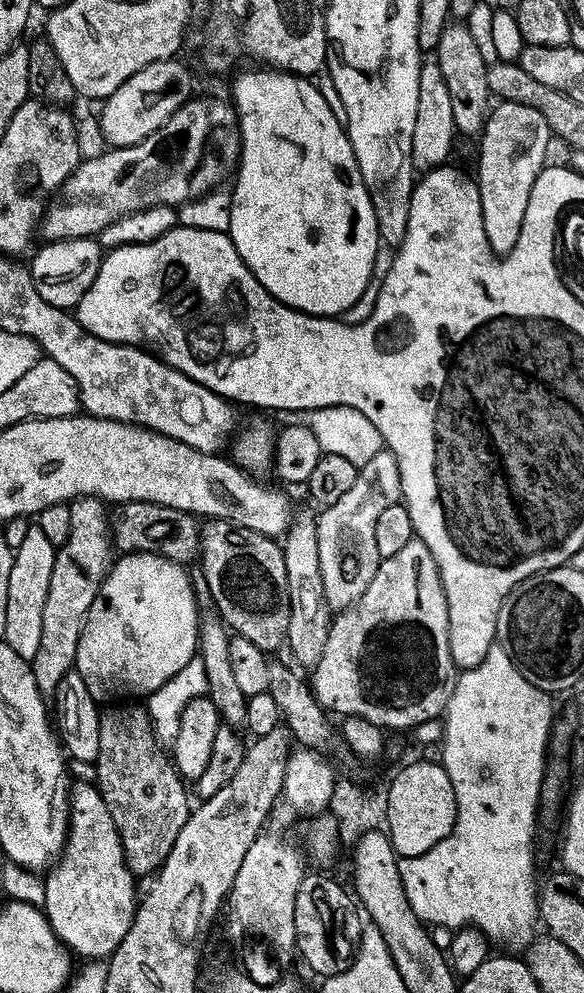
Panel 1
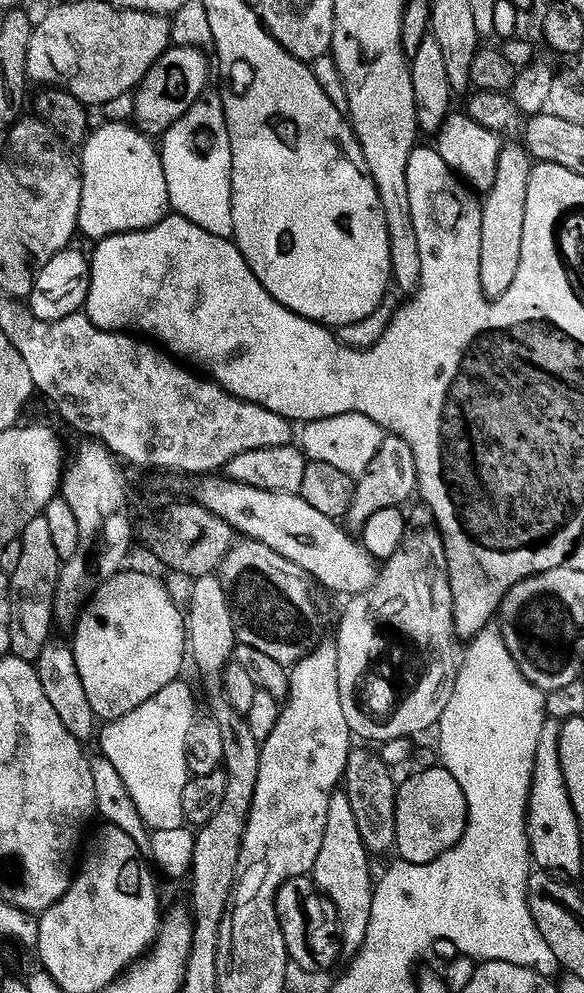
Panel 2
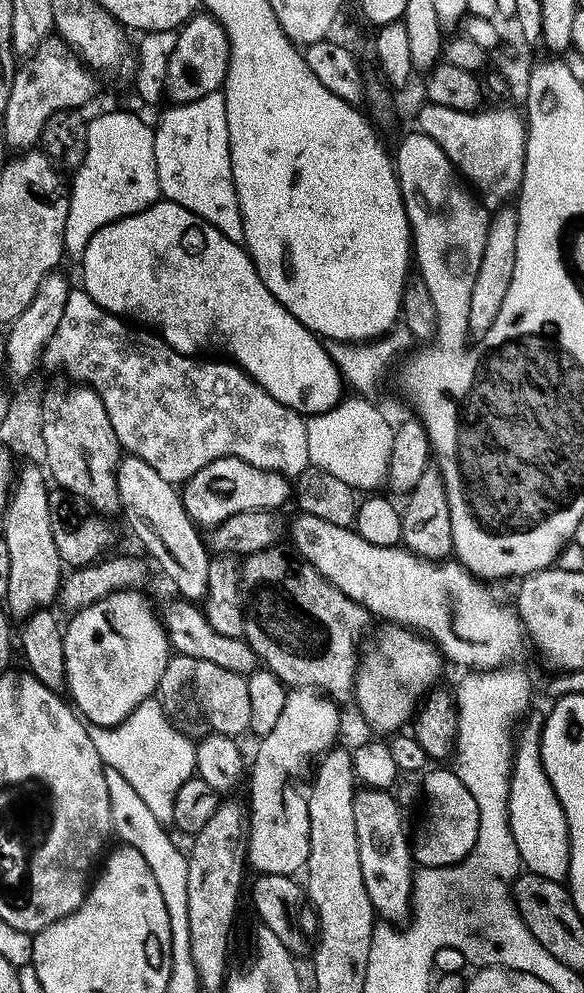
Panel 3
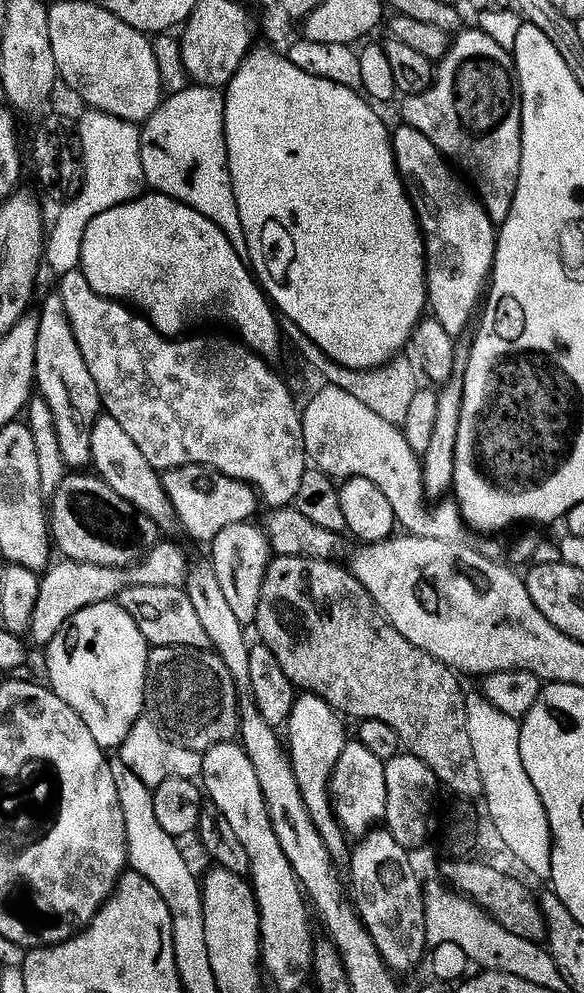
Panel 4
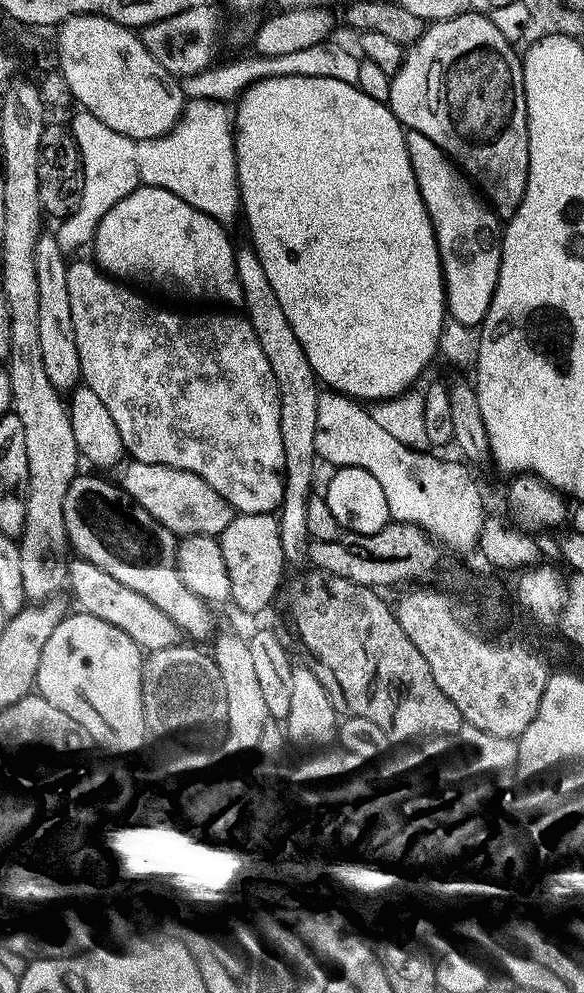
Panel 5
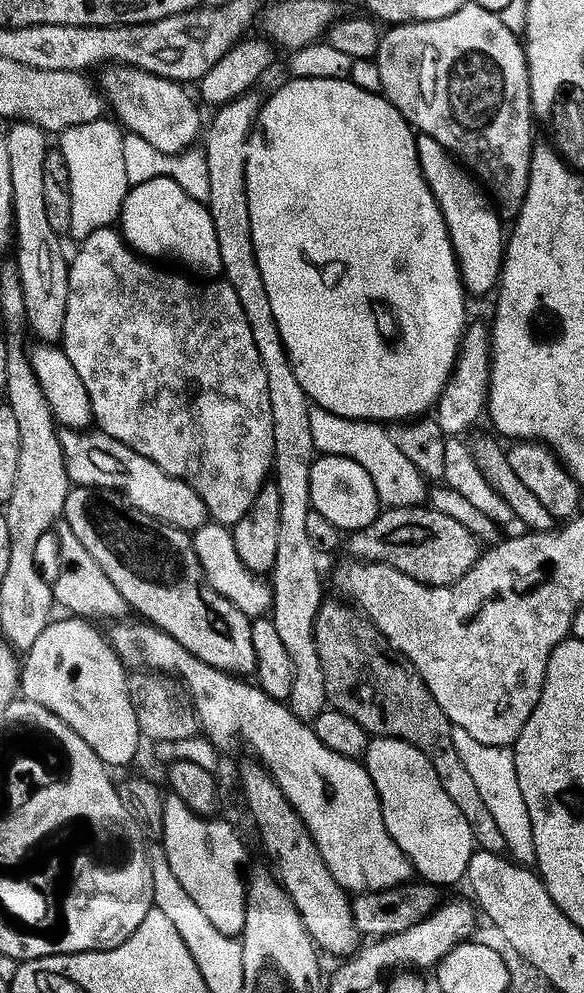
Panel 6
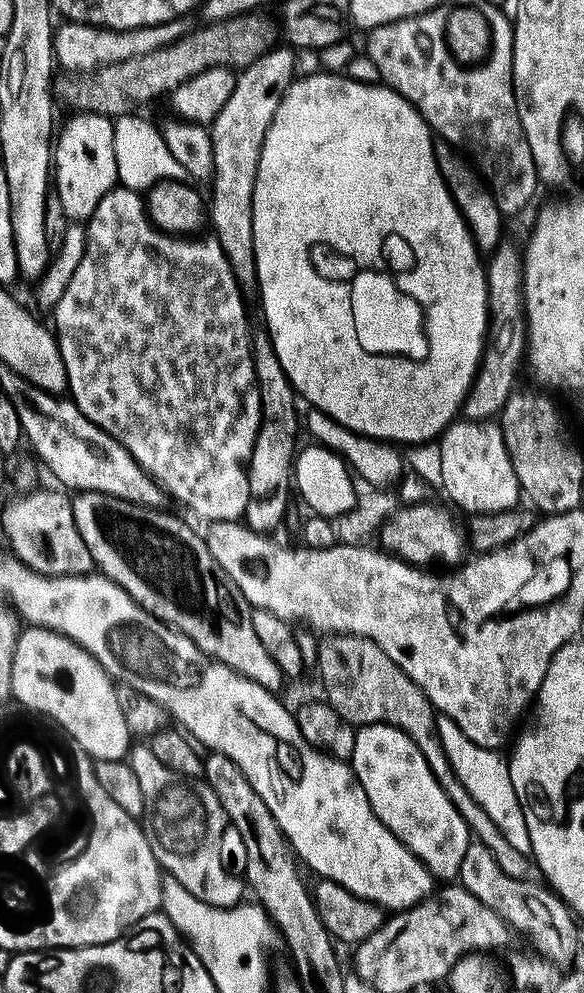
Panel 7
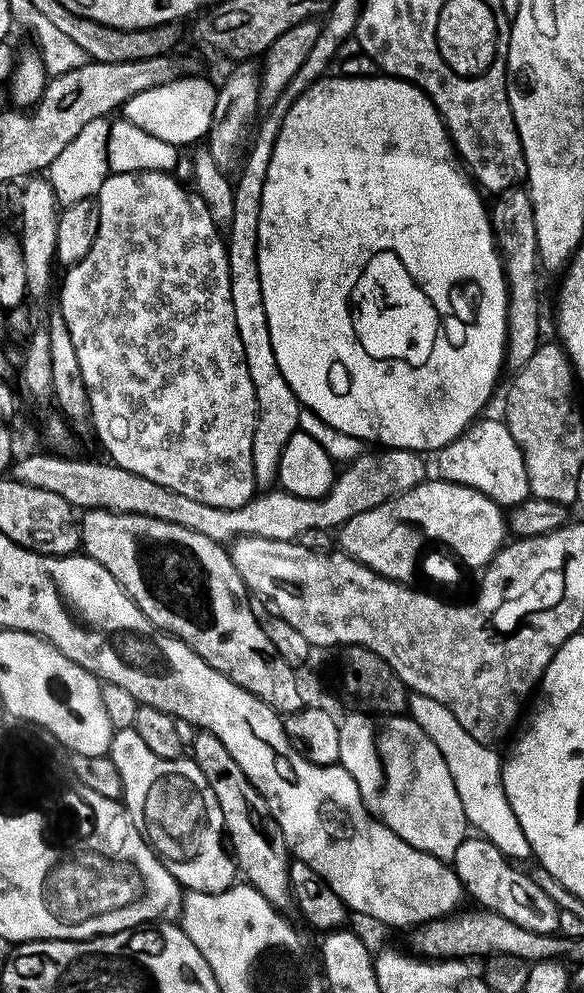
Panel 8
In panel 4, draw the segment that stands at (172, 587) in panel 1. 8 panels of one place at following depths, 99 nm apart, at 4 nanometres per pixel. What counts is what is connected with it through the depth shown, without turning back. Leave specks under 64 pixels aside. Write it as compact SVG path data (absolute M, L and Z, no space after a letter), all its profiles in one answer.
M115 599L94 602L92 605L78 610L71 620L64 625L63 631L54 634L52 640L46 645L46 651L48 651L48 657L45 658L44 664L48 667L47 687L51 688L54 694L58 694L58 698L62 698L62 702L66 702L66 706L70 706L70 710L74 710L74 714L78 714L78 718L82 718L82 722L86 722L86 730L90 730L90 734L94 734L94 742L98 742L100 748L105 750L111 750L111 748L112 750L119 749L127 735L130 734L131 727L134 726L136 720L144 712L144 679L148 673L150 645L144 640L142 632L138 630L138 625L134 622L134 618Z

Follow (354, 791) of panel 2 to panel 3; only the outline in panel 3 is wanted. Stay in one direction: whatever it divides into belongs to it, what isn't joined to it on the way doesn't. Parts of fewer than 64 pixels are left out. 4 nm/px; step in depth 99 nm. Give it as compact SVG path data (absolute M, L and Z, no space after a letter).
M366 786L359 789L354 798L354 828L357 831L362 880L370 895L373 911L391 924L405 923L411 917L414 861L400 811L402 808L397 799L385 789Z

